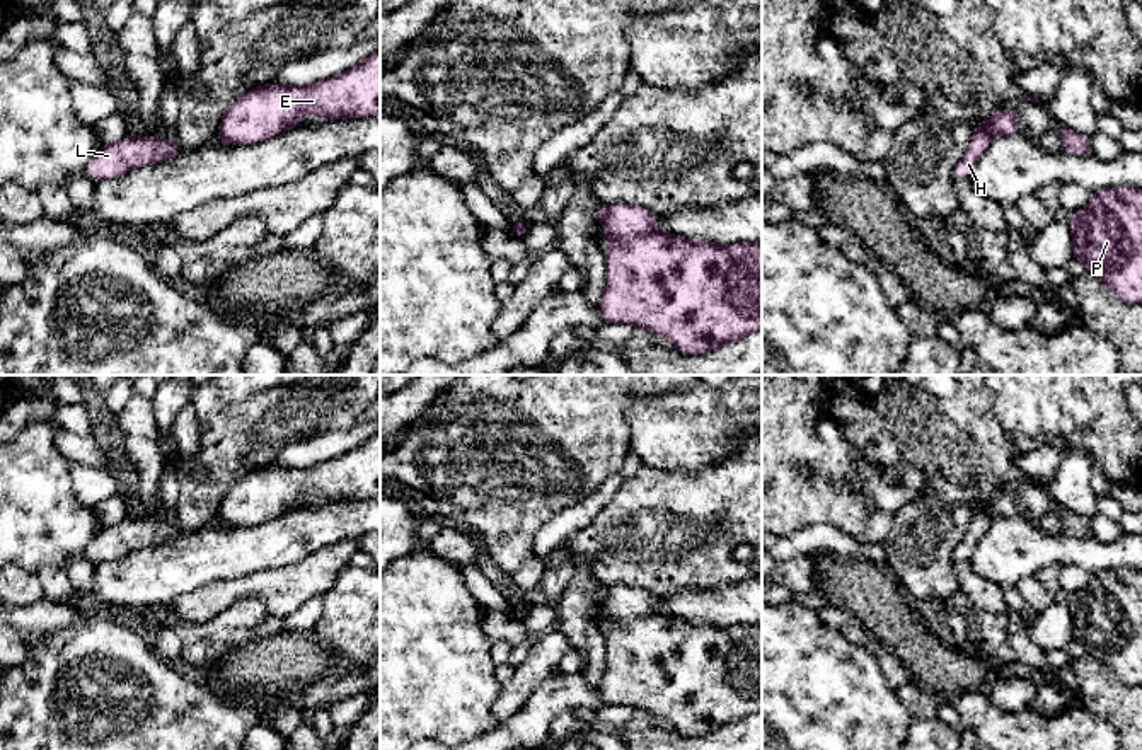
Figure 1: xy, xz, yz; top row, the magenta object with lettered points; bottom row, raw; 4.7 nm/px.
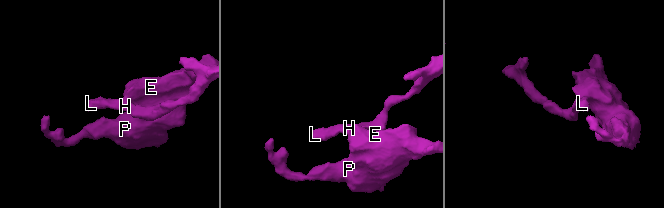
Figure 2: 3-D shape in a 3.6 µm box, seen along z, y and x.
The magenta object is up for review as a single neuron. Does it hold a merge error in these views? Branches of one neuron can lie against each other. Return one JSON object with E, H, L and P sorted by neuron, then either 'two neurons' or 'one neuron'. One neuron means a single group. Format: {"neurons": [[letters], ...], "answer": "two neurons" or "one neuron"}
{"neurons": [["E", "P"], ["H", "L"]], "answer": "two neurons"}

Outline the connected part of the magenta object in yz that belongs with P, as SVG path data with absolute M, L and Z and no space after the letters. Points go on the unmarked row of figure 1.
M1091 573L1084 593L1067 600L1074 639L1122 684L1142 685L1142 573Z

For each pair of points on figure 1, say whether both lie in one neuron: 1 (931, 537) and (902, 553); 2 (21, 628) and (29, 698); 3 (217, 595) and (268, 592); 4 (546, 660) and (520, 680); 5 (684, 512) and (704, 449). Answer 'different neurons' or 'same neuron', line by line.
1: same neuron
2: different neurons
3: same neuron
4: same neuron
5: different neurons

